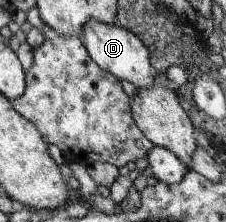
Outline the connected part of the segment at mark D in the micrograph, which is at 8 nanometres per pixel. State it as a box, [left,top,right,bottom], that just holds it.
[80,20,159,89]

